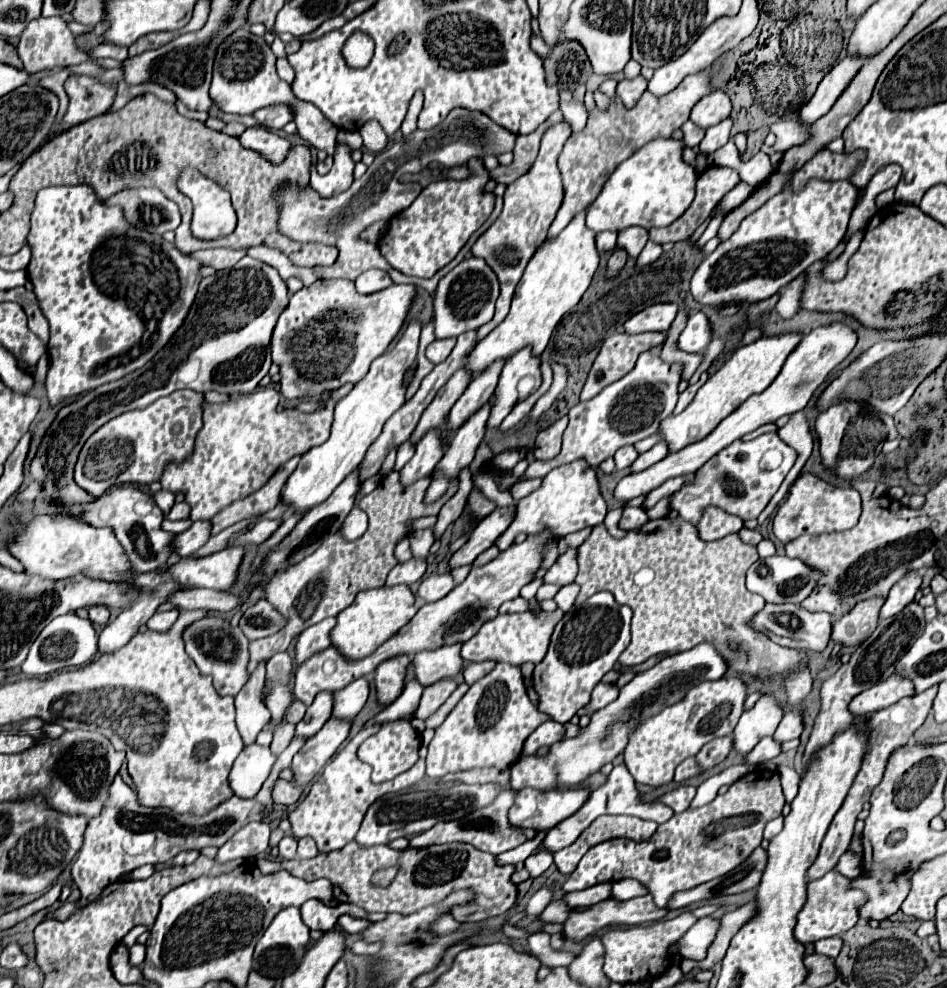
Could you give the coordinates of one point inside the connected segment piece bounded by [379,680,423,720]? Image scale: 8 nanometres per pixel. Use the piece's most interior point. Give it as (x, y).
(404, 707)

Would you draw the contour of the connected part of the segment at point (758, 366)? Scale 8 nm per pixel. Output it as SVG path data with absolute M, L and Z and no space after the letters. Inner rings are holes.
M783 334L783 336L763 336L753 344L741 346L697 392L693 402L677 416L669 416L661 422L659 436L667 442L669 452L679 452L681 448L709 436L709 432L727 418L737 406L741 406L749 396L763 392L781 372L781 366L789 352L799 344L801 334Z

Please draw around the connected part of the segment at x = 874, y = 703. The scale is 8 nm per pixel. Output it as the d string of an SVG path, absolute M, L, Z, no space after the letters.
M893 674L887 680L875 684L873 688L857 694L849 702L849 712L853 716L867 716L867 714L883 710L883 708L887 708L887 706L895 704L897 700L911 696L911 694L913 694L911 680L905 680L897 674Z

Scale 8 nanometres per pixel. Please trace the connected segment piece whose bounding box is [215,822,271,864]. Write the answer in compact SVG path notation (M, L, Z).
M253 822L247 824L245 828L241 828L241 832L233 834L233 838L229 838L219 850L215 860L225 864L229 860L237 860L237 858L251 858L251 856L259 856L267 850L269 846L269 824L265 822Z

